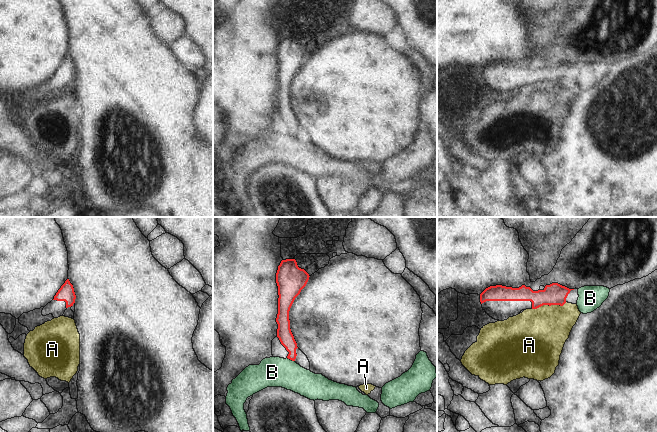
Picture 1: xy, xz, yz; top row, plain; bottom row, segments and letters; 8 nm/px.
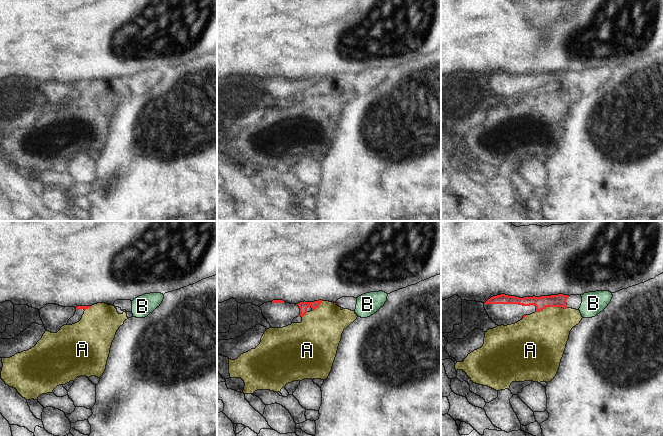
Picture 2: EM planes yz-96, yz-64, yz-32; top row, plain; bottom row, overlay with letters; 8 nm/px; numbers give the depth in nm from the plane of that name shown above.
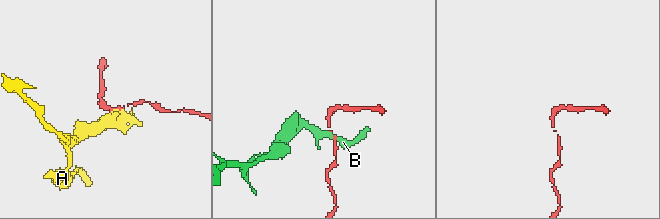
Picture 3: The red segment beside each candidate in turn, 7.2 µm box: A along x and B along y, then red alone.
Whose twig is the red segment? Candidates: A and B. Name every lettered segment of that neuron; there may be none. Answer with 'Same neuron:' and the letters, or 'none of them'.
Same neuron: none of them

